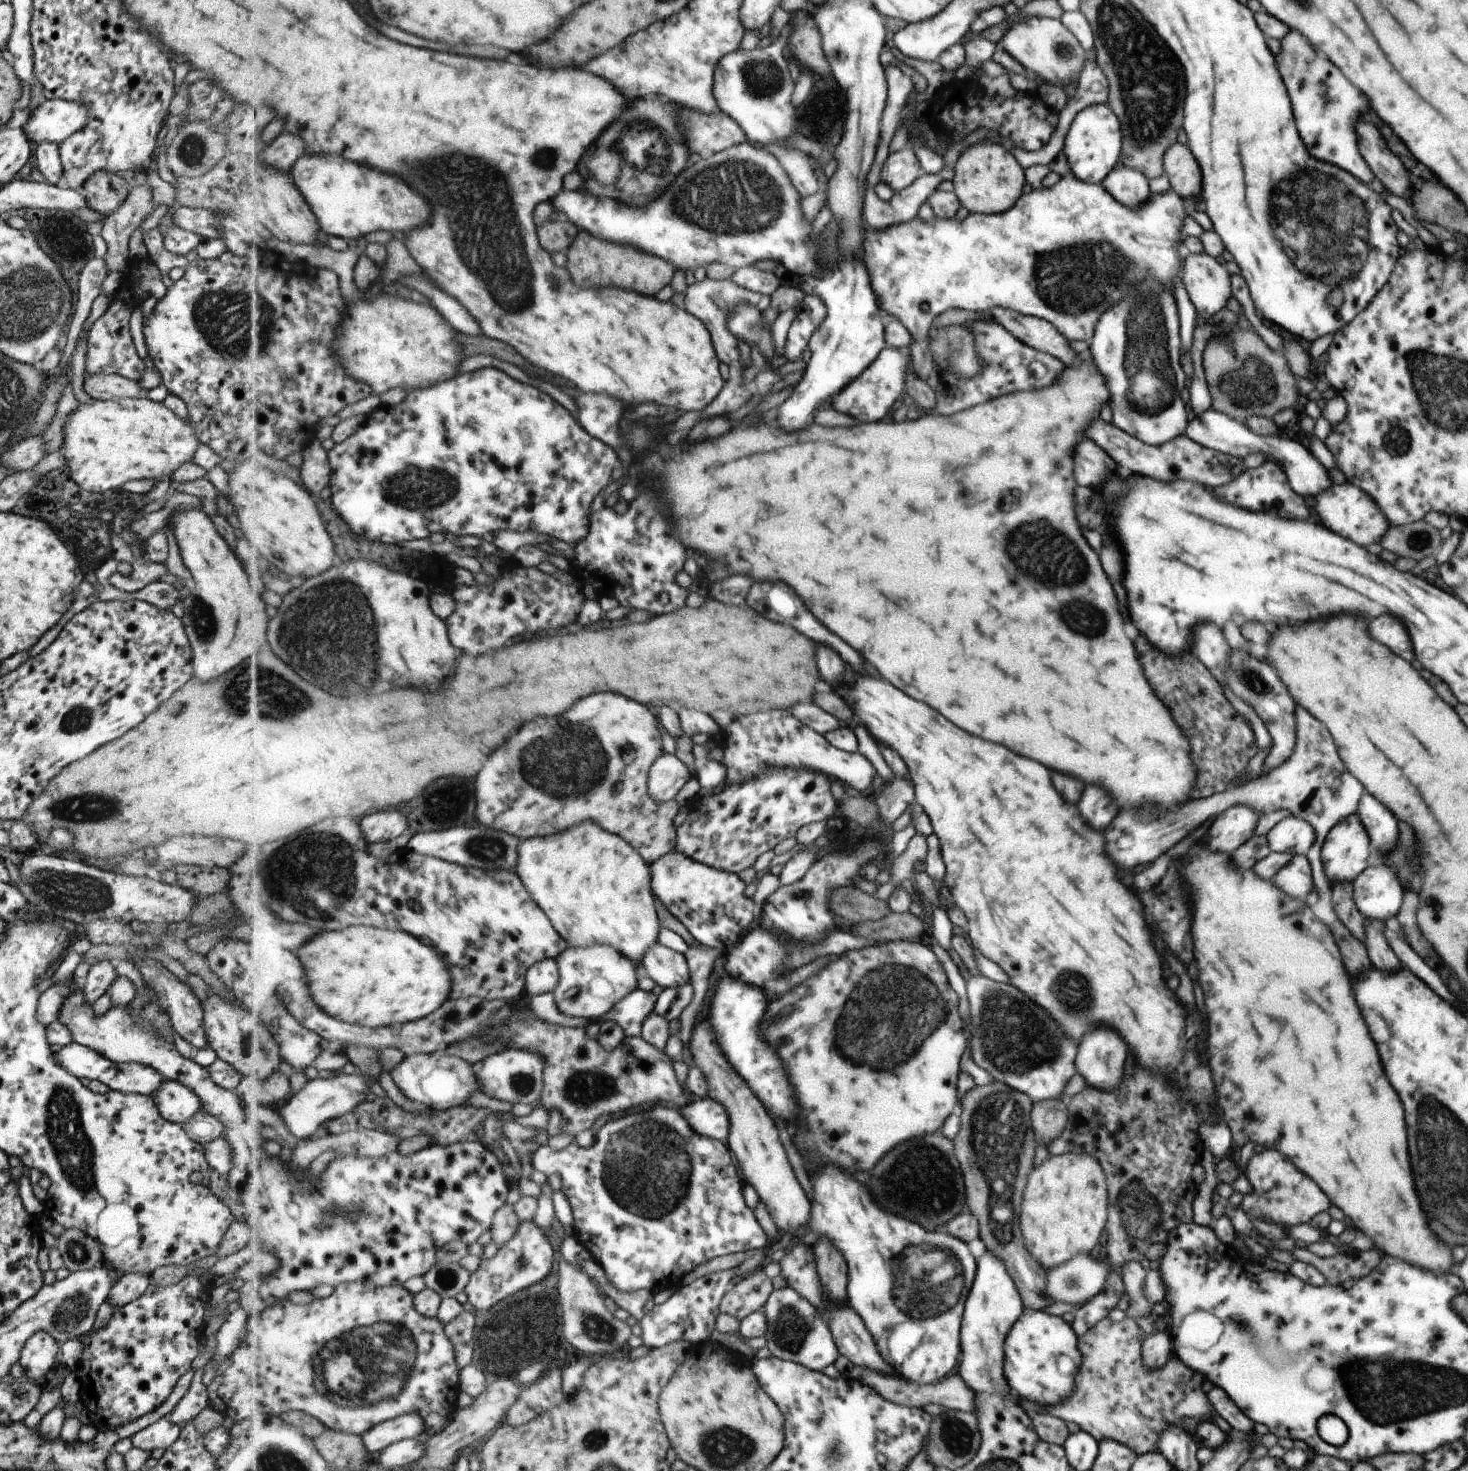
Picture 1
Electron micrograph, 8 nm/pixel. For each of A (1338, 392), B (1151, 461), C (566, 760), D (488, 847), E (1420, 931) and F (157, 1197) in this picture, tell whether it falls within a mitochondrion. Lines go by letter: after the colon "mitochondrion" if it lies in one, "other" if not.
A: other
B: other
C: mitochondrion
D: mitochondrion
E: other
F: other

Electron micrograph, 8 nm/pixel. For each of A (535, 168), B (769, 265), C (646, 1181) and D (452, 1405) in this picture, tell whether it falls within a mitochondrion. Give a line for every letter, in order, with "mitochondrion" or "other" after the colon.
A: mitochondrion
B: other
C: mitochondrion
D: other

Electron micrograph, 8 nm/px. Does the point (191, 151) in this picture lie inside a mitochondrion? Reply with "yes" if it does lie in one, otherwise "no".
yes

